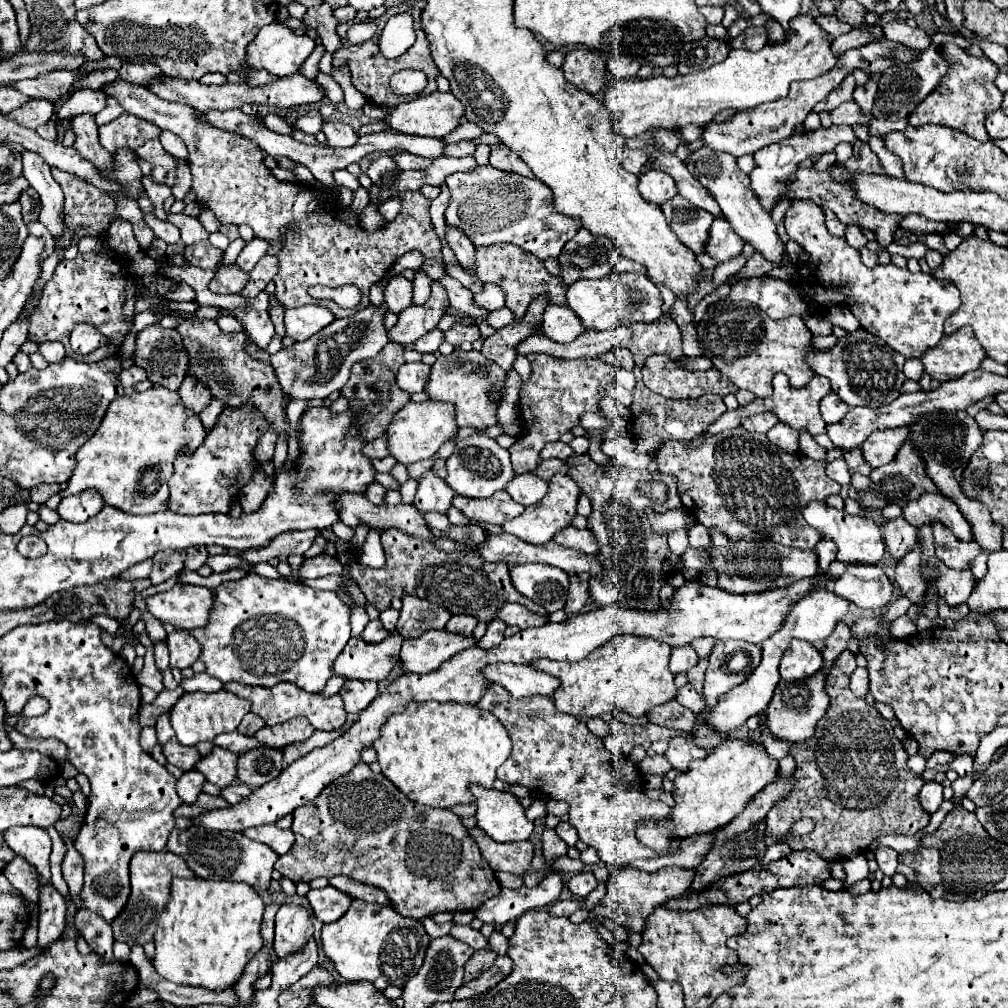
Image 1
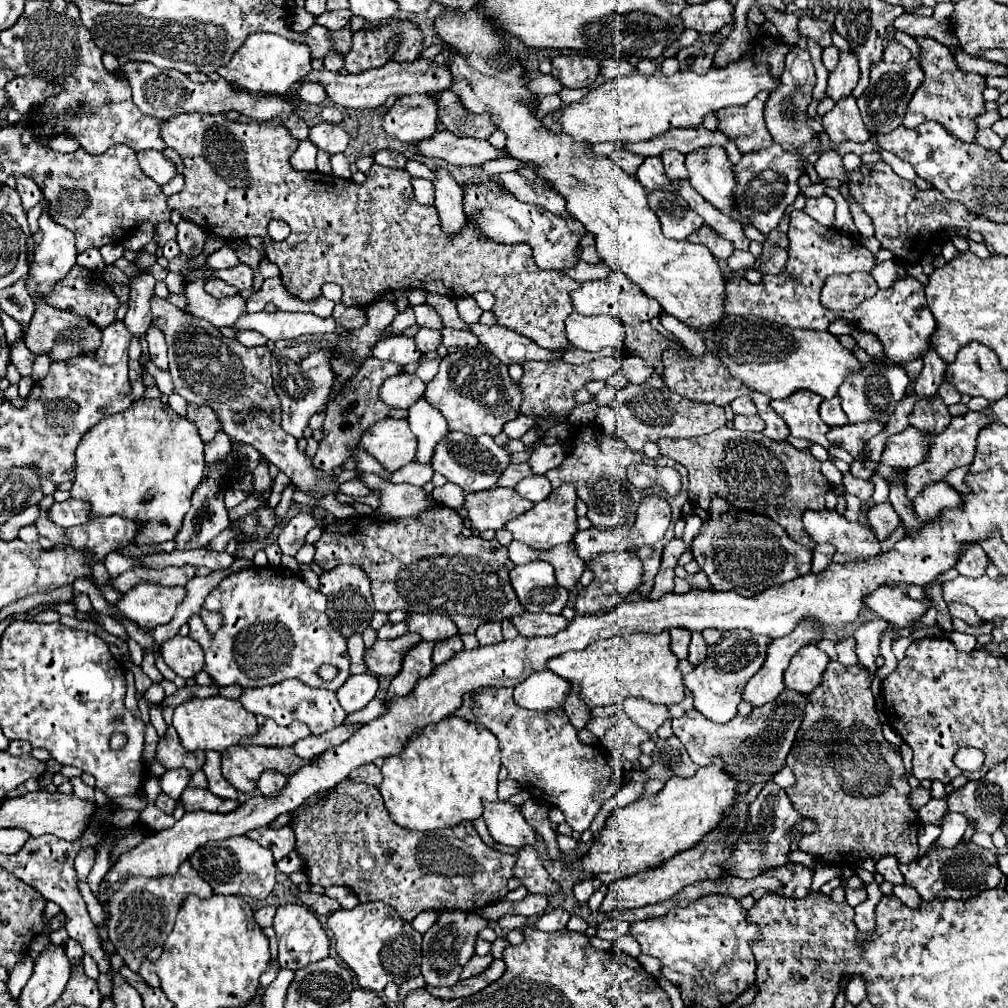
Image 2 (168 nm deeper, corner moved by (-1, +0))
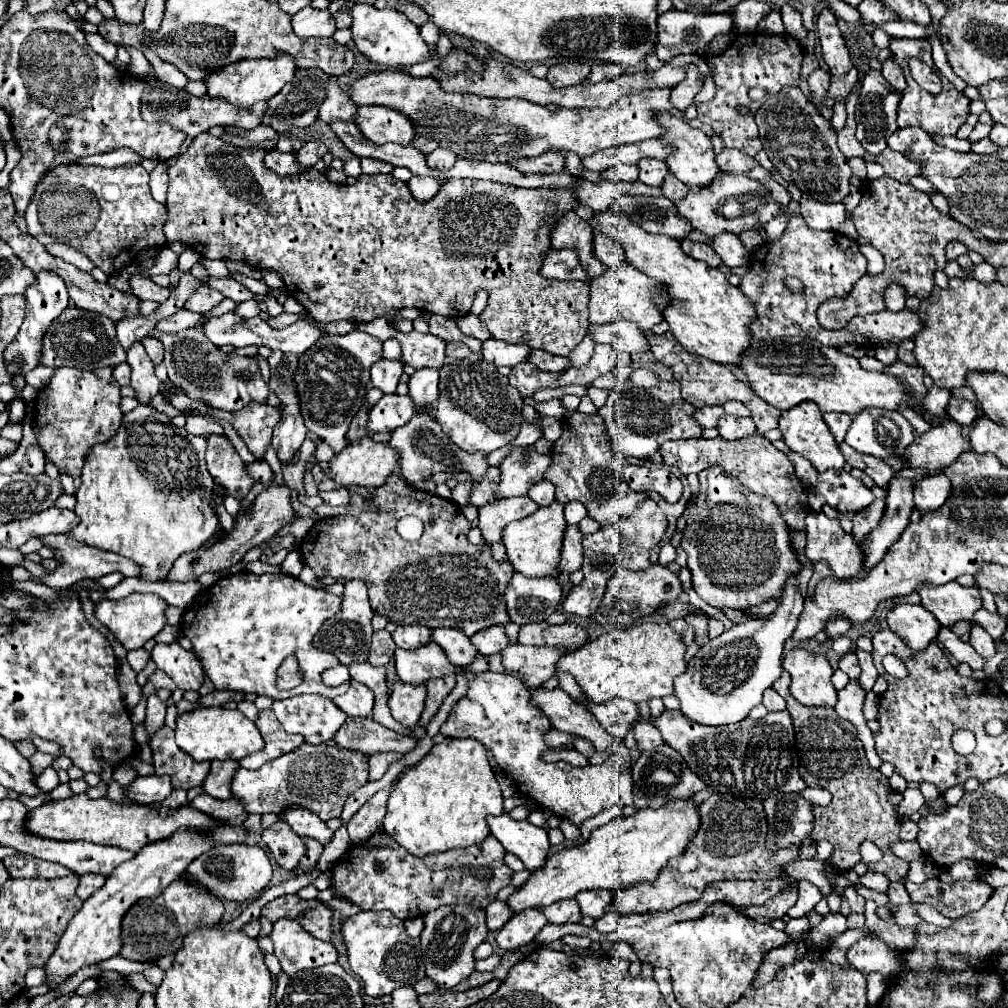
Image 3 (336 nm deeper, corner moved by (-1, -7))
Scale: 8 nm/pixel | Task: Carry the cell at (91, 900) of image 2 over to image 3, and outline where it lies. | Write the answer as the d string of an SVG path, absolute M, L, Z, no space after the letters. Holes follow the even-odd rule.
M138 973L138 974L130 974L129 976L127 976L127 980L129 981L129 983L131 983L131 985L133 985L133 987L135 987L135 989L137 989L137 991L139 991L140 993L143 992L150 992L153 995L156 994L157 992L157 987L154 986L153 984L149 983L145 977L143 976L142 973Z

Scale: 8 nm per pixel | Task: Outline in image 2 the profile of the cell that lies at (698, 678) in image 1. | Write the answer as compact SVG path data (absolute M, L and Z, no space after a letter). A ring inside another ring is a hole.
M695 632L691 638L691 644L689 644L689 658L687 660L693 666L699 666L705 660L705 656L707 656L707 644L705 644L703 636L699 632Z

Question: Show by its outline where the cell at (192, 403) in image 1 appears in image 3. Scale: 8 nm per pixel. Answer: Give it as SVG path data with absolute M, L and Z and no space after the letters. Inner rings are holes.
M209 435L205 461L207 461L209 473L227 495L235 499L243 499L249 495L255 481L247 473L247 467L237 455L235 447L225 437Z

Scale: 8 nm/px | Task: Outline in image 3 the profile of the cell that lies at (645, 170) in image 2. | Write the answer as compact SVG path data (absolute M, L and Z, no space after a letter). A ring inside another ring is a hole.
M641 159L637 167L639 167L639 181L651 187L661 187L665 175L669 173L665 161L659 159Z

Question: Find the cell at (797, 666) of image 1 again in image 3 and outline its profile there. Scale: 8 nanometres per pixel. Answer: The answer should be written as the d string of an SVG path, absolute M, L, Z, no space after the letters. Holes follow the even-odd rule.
M791 649L783 659L783 669L791 675L791 695L801 705L835 707L837 691L831 683L833 667L823 655L805 649Z

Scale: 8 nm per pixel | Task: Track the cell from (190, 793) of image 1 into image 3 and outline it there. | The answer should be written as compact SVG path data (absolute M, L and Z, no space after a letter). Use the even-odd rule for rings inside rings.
M149 775L149 777L137 777L131 785L123 787L125 797L129 801L141 803L141 805L153 805L153 803L163 803L173 787L169 775Z

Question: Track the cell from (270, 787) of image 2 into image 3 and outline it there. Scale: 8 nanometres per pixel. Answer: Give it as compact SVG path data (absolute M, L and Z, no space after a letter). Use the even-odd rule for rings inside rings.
M289 809L285 811L285 815L281 815L281 819L285 819L297 835L311 837L321 845L327 845L333 839L333 831L321 819L317 819L317 815L313 815L311 811Z

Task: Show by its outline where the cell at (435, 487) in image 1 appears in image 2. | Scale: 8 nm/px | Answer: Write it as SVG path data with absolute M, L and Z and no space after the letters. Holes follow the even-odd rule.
M421 398L417 404L409 408L409 424L415 436L419 436L419 448L417 448L417 462L419 464L431 464L435 446L449 434L447 422L433 410L433 406Z

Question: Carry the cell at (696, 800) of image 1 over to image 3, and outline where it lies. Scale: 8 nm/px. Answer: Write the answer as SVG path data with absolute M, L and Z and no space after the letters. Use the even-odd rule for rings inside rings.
M695 801L693 803L671 803L669 807L661 807L661 811L637 811L631 817L617 817L609 821L607 825L593 829L591 837L583 845L561 849L559 853L551 855L543 867L531 873L525 885L521 885L513 895L509 895L507 905L511 907L513 913L521 913L529 907L541 909L561 899L573 899L579 891L585 891L585 889L609 889L617 893L637 883L653 883L661 867L665 867L671 857L681 855L681 851L687 847L697 827L699 827L699 815L697 815Z

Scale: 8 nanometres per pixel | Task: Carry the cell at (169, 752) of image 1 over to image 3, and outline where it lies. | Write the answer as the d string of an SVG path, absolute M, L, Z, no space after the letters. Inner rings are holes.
M161 727L151 739L153 765L157 775L169 775L173 789L201 787L211 763L197 763L191 755L185 755L177 743L175 733L169 727Z

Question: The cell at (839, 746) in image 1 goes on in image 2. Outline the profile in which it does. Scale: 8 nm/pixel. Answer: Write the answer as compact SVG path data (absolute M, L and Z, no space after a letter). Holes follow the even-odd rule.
M829 662L823 682L809 694L803 724L797 730L791 752L787 754L787 766L793 770L797 780L785 792L799 814L815 818L817 822L815 840L805 838L799 842L799 848L821 862L851 866L861 858L879 860L887 854L897 856L901 862L913 862L919 854L919 816L909 804L911 786L905 776L899 748L891 746L883 738L883 726L875 710L871 680L873 674L863 664L843 666L839 662Z

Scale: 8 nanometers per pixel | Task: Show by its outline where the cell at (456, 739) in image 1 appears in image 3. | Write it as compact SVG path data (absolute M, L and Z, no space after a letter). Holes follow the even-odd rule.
M445 739L439 745L433 745L429 755L399 779L395 791L389 795L387 815L383 821L385 833L391 835L401 847L405 847L415 857L425 857L431 853L441 853L459 847L479 845L489 837L487 815L503 813L503 795L495 773L485 755L485 747L475 739Z

